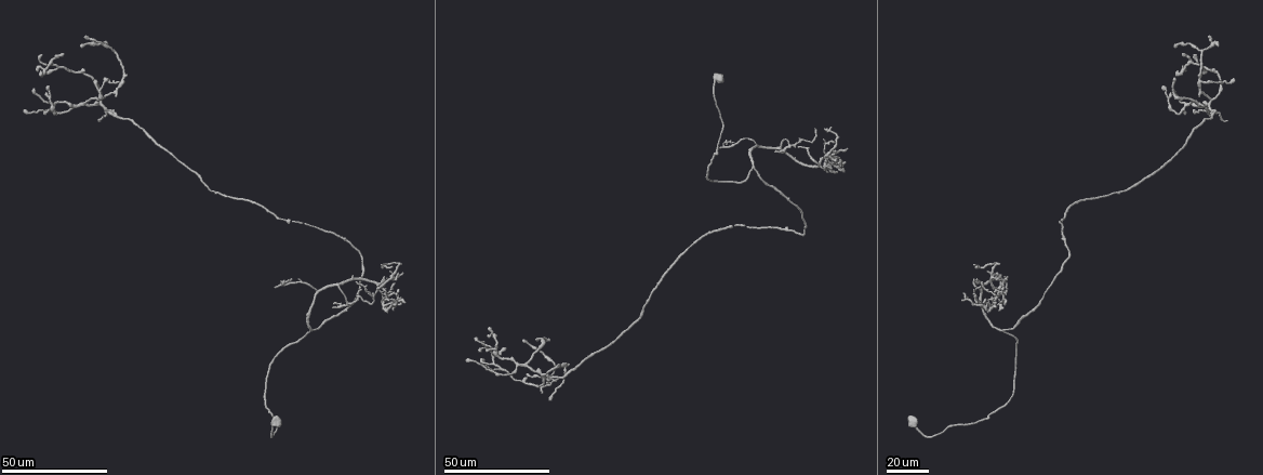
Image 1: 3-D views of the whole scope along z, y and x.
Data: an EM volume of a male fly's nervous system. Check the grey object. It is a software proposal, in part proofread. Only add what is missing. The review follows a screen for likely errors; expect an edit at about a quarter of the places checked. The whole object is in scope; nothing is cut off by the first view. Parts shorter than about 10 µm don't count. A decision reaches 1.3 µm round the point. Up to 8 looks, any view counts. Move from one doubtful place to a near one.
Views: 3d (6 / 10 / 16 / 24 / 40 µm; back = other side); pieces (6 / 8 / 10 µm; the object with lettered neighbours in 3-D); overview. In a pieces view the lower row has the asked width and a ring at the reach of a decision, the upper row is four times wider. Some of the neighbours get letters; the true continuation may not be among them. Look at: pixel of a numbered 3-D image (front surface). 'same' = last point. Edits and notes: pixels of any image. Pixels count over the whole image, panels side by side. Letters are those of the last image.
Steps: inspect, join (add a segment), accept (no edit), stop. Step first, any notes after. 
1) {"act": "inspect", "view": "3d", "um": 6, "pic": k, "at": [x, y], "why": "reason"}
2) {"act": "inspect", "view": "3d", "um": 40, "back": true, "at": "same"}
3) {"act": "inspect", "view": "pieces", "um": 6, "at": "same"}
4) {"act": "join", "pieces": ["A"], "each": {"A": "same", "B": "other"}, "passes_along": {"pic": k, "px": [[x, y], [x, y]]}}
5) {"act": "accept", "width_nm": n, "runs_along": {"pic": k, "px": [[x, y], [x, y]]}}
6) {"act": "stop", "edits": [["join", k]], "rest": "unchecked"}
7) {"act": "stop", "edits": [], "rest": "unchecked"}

{"act": "inspect", "view": "3d", "um": 40, "pic": 1, "at": [848, 148], "why": "thin end"}

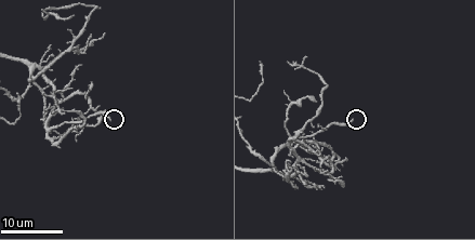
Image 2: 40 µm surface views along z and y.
{"act": "inspect", "view": "pieces", "um": 8, "pic": 2, "at": [108, 119]}

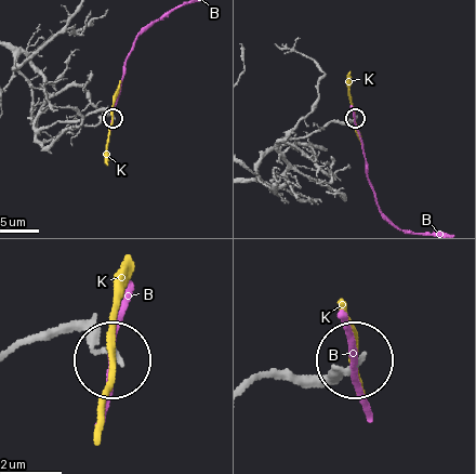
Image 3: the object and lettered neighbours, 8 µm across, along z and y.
{"act": "accept", "each": {"B": "other", "K": "other"}, "runs_along": {"pic": 3, "px": [[258, 381], [273, 373], [328, 381], [356, 360]]}, "found": "no lettered segment goes on from it"}

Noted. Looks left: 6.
{"act": "inspect", "view": "3d", "um": 16, "pic": 2, "at": [324, 186], "why": "free end"}

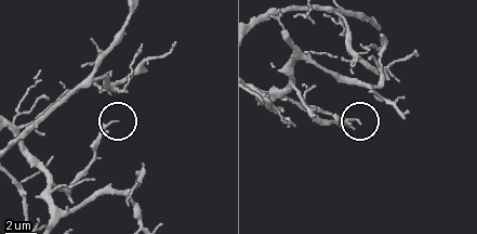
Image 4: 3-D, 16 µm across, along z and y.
{"act": "inspect", "view": "pieces", "um": 6, "pic": 4, "at": [358, 122]}

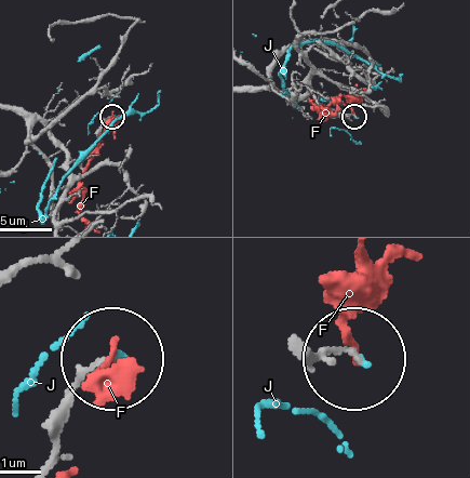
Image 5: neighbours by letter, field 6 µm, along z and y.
{"act": "accept", "each": {"F": "other", "J": "other"}, "runs_along": {"pic": 5, "px": [[46, 460], [57, 408], [112, 356]]}, "found": "none of them fits"}

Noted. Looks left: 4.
{"act": "inspect", "view": "3d", "um": 16, "pic": 2, "at": [315, 99], "why": "end of a long branch"}

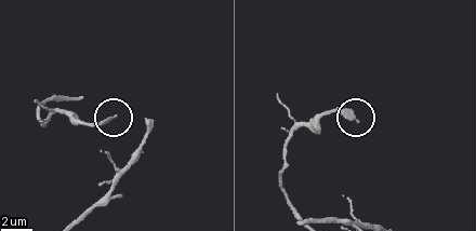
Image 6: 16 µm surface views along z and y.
{"act": "inspect", "view": "pieces", "um": 8, "pic": 6, "at": [114, 115], "why": "see the neighbours"}

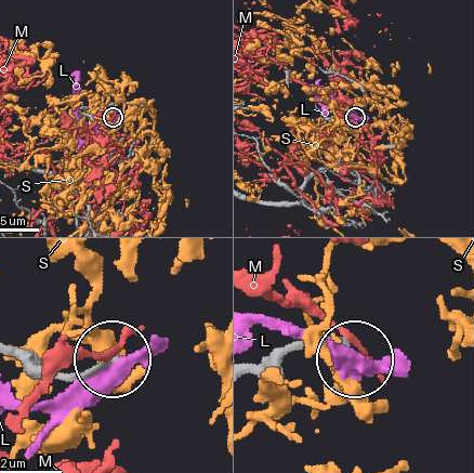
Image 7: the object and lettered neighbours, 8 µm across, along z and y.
{"act": "accept", "each": {"L": "other", "M": "other", "S": "other"}, "found": "no lettered segment goes on from it"}

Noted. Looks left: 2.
{"act": "inspect", "view": "3d", "um": 24, "pic": 1, "at": [39, 76], "why": "free end"}

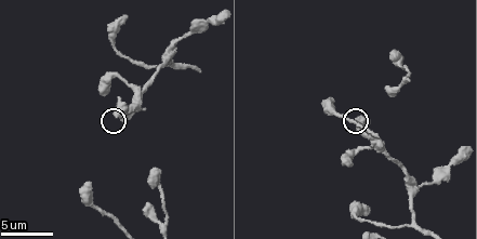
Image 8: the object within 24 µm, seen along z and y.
{"act": "inspect", "view": "pieces", "um": 8, "pic": 8, "at": [118, 115], "why": "what lies round it"}

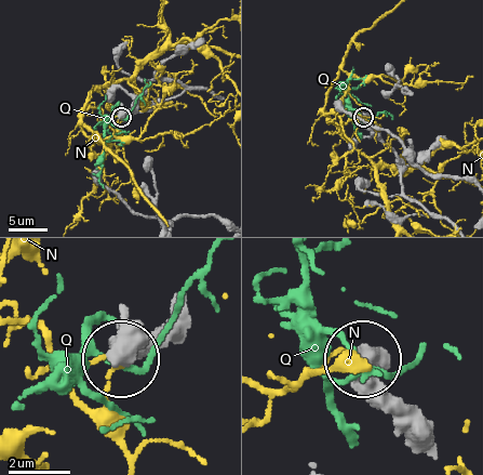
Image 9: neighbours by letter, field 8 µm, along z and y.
{"act": "accept", "width_nm": 610, "each": {"N": "other", "Q": "other"}, "found": "none of them fits"}

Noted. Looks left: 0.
{"act": "stop", "edits": [], "rest": "unchecked"}

